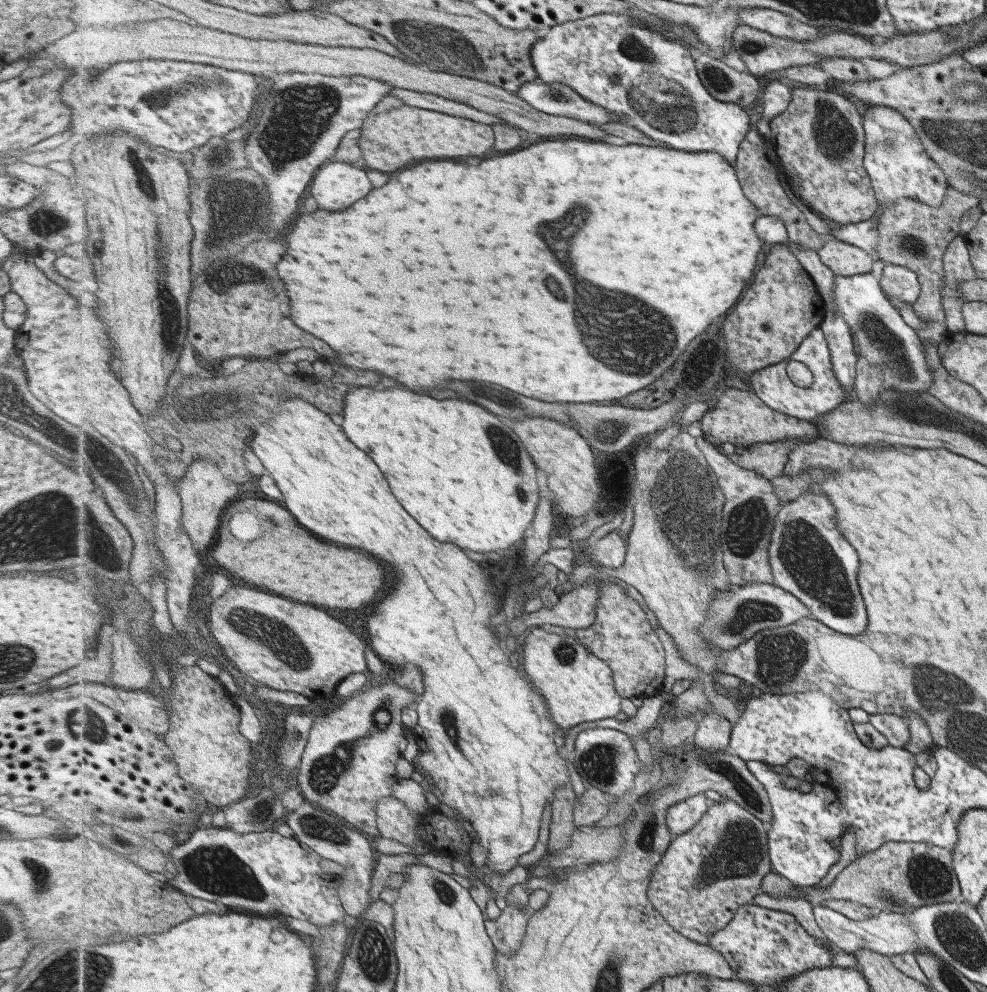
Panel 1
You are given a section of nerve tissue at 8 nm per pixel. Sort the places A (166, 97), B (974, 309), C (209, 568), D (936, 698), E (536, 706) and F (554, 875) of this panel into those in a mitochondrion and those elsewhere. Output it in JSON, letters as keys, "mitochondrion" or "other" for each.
{"A":"mitochondrion","B":"other","C":"other","D":"mitochondrion","E":"other","F":"other"}

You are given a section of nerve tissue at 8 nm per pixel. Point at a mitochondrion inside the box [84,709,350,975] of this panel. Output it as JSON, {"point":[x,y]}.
{"point":[215,869]}

